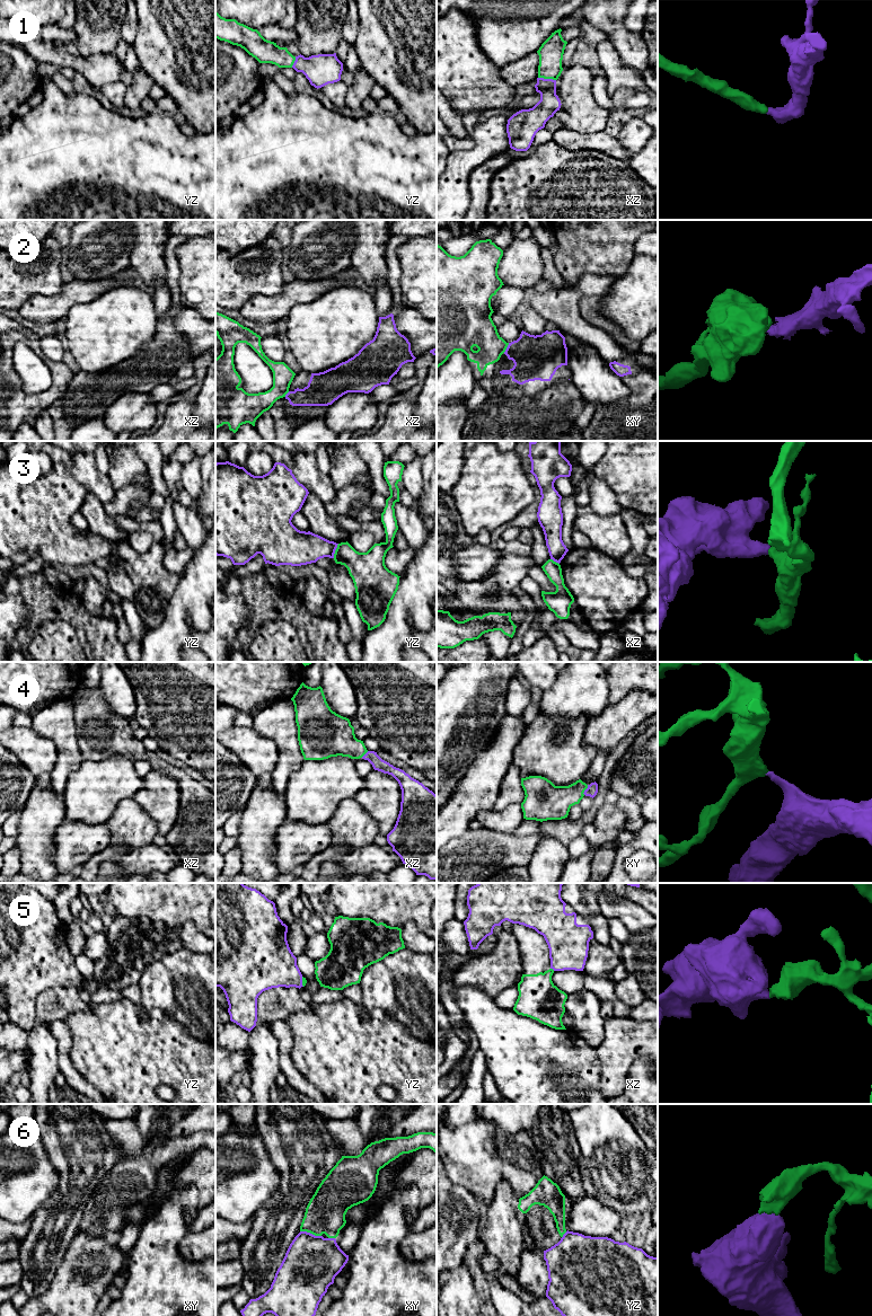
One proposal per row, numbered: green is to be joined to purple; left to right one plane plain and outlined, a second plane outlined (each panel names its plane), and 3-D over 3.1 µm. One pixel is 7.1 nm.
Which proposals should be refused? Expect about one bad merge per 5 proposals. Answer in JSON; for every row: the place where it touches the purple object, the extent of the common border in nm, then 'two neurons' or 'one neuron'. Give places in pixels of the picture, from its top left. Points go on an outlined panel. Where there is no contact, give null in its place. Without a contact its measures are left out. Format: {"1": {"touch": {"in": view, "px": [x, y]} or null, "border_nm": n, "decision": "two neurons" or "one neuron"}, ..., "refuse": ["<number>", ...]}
{"1": {"touch": {"in": "xz", "px": [547, 79]}, "border_nm": 130, "decision": "one neuron"}, "2": {"touch": {"in": "xy", "px": [507, 347]}, "border_nm": 80, "decision": "two neurons"}, "3": {"touch": {"in": "yz", "px": [335, 549]}, "border_nm": 110, "decision": "two neurons"}, "4": {"touch": {"in": "xy", "px": [586, 789]}, "border_nm": 80, "decision": "one neuron"}, "5": {"touch": {"in": "xz", "px": [553, 969]}, "border_nm": 40, "decision": "two neurons"}, "6": {"touch": {"in": "xy", "px": [309, 1233]}, "border_nm": 160, "decision": "two neurons"}, "refuse": ["2", "3", "5", "6"]}

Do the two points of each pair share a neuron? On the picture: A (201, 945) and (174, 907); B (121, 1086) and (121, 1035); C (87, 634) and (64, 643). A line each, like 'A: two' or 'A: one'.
A: two
B: one
C: two

